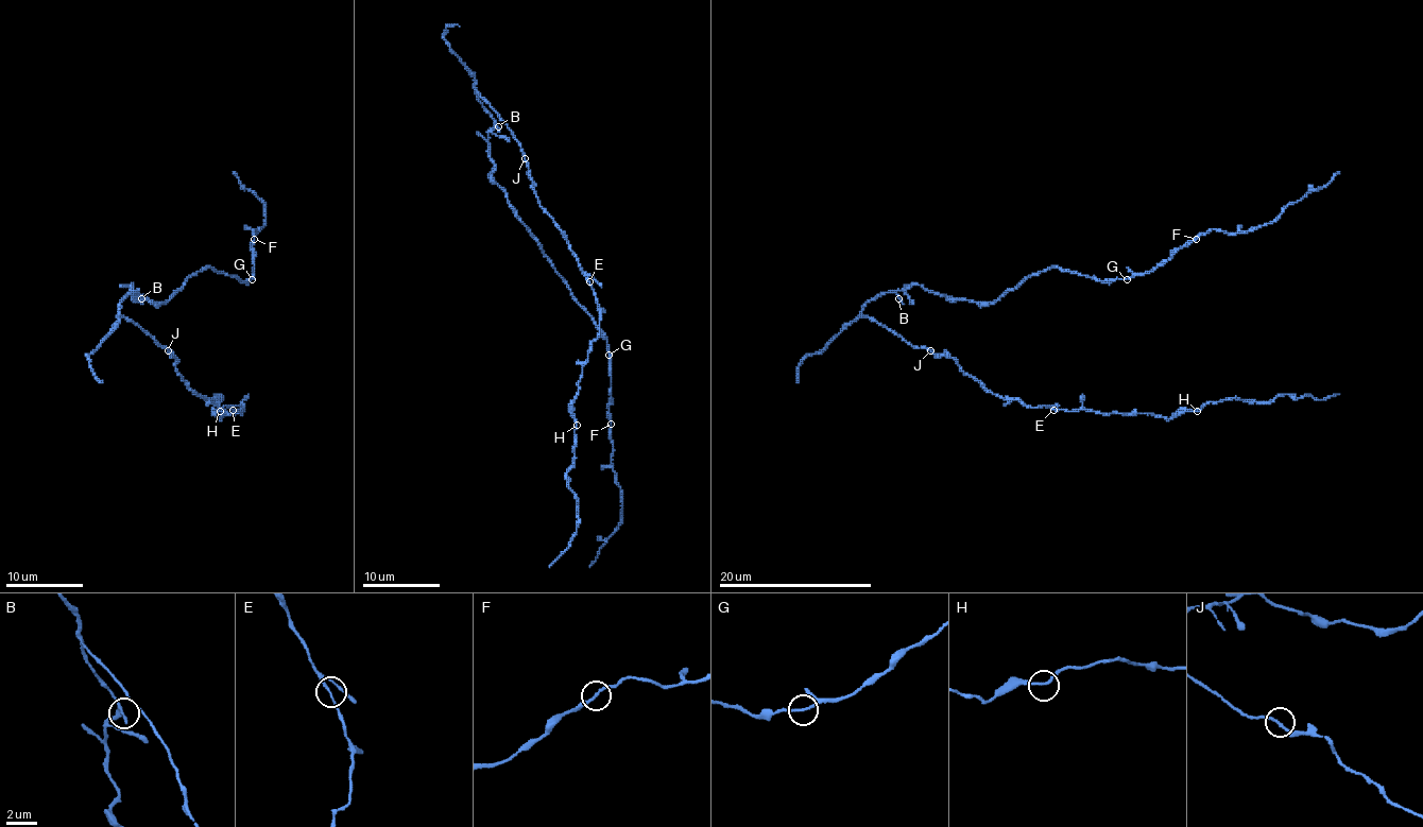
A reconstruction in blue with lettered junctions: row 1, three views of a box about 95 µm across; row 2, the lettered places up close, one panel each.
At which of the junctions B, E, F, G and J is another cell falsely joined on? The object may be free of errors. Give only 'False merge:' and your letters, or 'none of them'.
False merge: none of them

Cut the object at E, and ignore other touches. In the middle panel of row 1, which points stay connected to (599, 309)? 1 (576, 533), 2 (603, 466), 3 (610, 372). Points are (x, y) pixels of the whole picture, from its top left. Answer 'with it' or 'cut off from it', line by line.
1: with it
2: cut off from it
3: cut off from it

